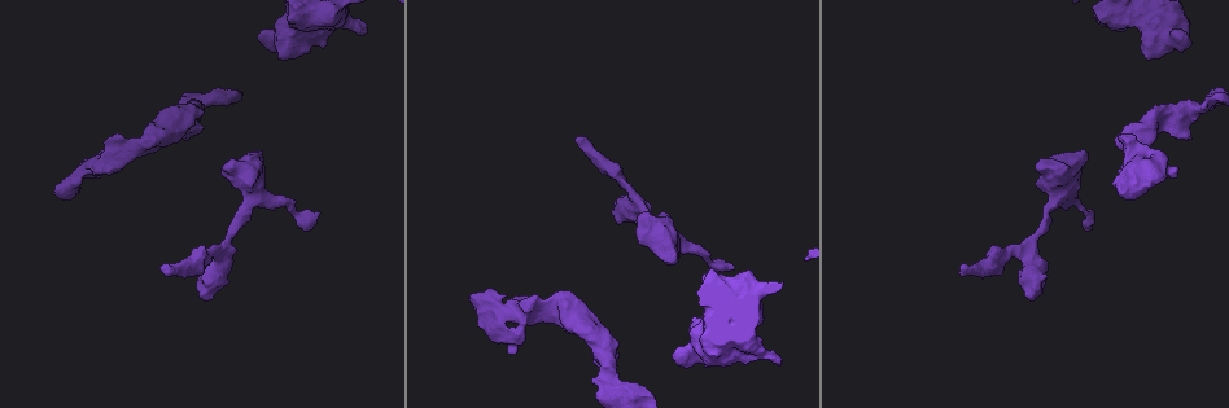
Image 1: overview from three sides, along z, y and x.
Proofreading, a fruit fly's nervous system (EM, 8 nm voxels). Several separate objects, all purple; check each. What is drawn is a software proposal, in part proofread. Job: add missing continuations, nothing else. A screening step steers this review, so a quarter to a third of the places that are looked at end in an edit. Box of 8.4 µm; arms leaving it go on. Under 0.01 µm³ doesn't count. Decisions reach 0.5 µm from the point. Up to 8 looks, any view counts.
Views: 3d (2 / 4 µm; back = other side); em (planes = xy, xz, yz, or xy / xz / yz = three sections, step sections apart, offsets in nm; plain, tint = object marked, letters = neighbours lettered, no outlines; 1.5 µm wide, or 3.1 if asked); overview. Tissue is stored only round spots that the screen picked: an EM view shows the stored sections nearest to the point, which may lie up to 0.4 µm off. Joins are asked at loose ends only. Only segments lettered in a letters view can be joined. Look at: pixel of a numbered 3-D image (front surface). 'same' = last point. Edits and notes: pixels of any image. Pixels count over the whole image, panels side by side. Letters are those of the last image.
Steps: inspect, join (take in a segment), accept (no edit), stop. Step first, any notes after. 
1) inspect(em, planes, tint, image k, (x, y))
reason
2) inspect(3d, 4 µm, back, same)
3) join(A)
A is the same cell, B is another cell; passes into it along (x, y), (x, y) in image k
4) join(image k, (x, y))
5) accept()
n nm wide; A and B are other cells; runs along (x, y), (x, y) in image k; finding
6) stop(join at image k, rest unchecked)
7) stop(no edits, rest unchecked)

inspect(em, planes, letters, image 1, (1093, 216))
free end

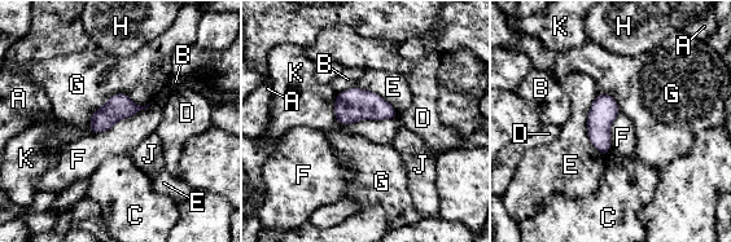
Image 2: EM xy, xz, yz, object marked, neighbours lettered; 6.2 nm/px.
accept()
A, B, C, D, E, F, G, H, J and K are other cells; border along (150, 101), (114, 93), (88, 130) in image 2; none of them fits

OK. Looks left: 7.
inspect(3d, 4 µm, image 1, (615, 209))
branch stops here

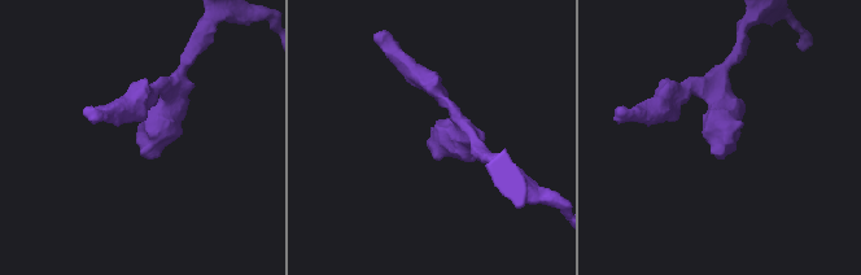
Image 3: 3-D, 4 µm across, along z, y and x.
inspect(em, xy, step 8, letters, image 3, (718, 156))

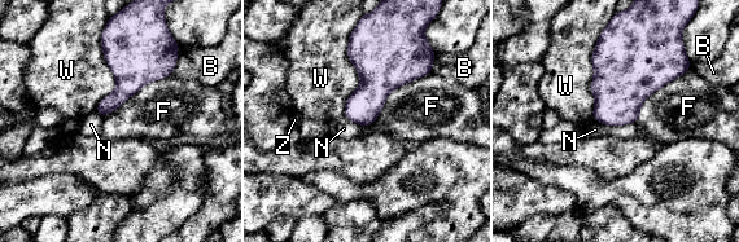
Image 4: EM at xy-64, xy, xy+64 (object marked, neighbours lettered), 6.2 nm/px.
inspect(em, planes, letters, same)
cut it another way

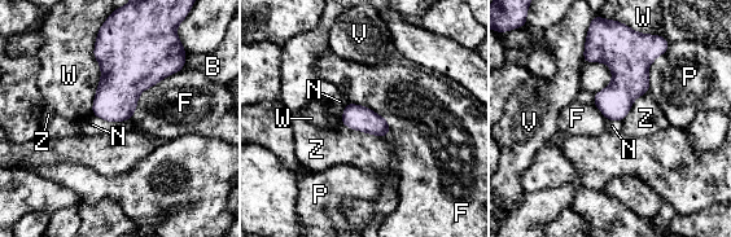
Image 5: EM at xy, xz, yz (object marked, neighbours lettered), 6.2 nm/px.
accept()
B, F, N, P, V, W and Z are other cells; border along (183, 67), (145, 88), (130, 118) in image 5; none of them fits

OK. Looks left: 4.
inspect(em, planes, letters, image 1, (366, 33))
thick end

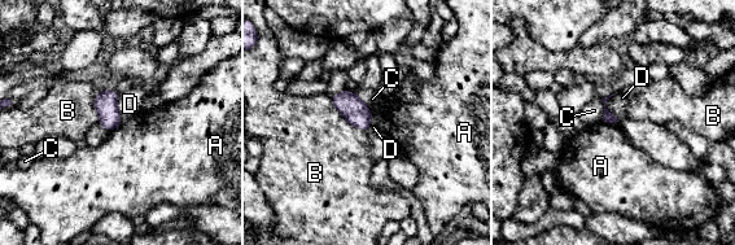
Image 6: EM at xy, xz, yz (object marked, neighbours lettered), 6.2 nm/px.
accept()
B touches over 320 nm; A, B, C and D are other cells; none of them fits

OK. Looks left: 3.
stop(no edits, rest unchecked)

